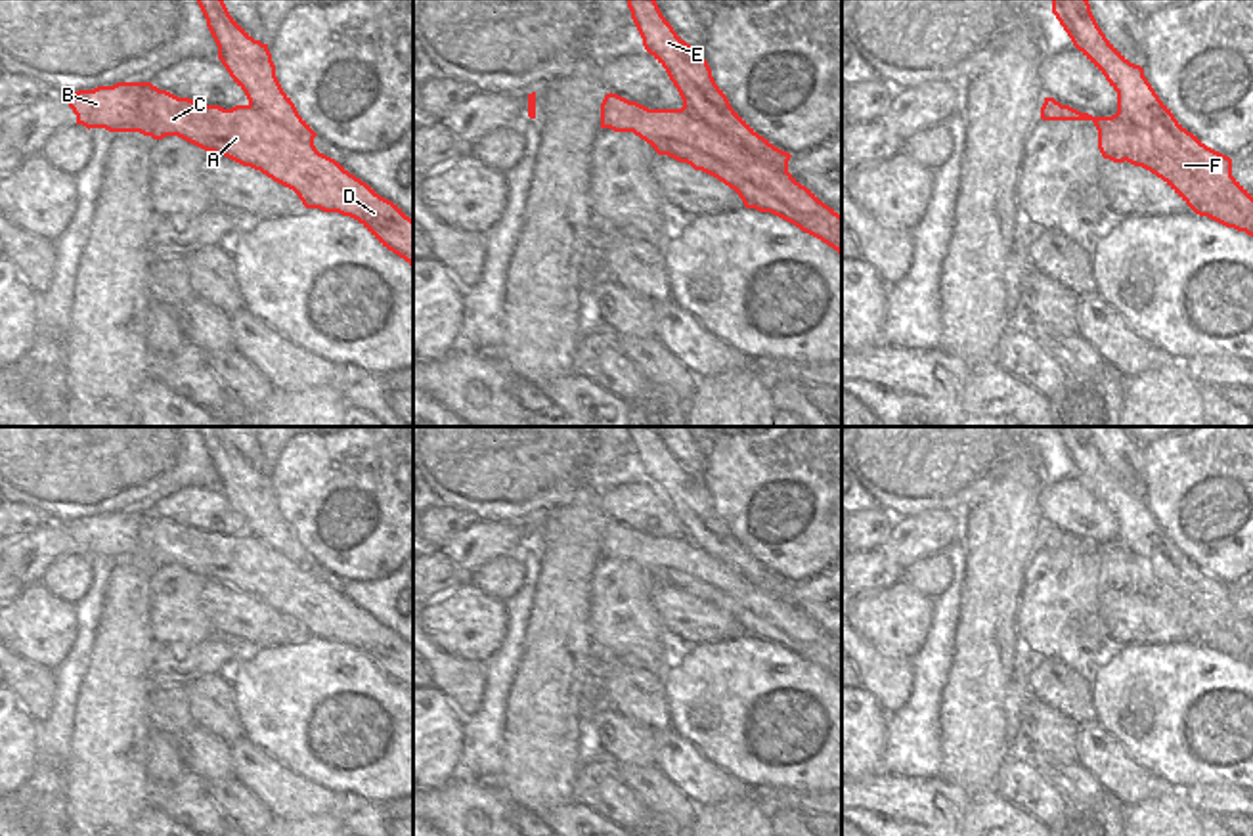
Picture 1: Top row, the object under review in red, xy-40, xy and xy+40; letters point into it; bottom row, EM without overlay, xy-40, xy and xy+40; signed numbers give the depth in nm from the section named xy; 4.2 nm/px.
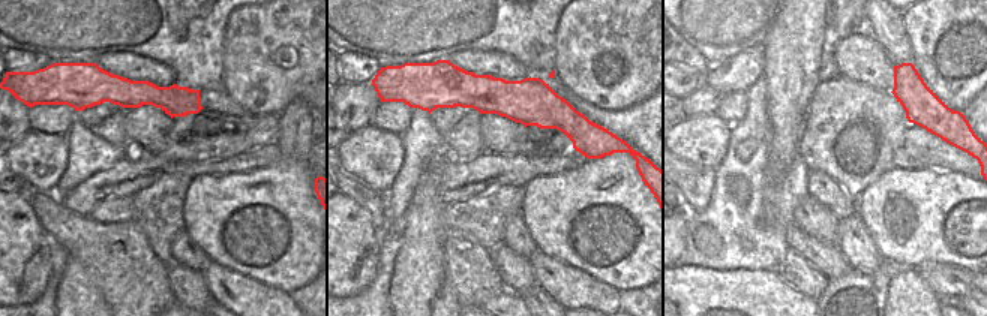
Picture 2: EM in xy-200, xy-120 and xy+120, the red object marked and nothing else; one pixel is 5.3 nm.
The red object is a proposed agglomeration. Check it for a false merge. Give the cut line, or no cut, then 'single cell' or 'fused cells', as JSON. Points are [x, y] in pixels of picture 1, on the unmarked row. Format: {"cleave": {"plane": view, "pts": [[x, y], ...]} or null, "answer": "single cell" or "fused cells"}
{"cleave": {"plane": "xy", "pts": [[681, 536], [722, 559], [747, 584]]}, "answer": "fused cells"}

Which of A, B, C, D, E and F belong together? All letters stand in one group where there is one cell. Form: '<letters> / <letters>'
A B C / D E F

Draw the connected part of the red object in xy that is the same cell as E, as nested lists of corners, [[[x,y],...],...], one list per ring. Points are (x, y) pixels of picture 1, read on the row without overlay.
[[[626,427],[645,478],[666,497],[683,538],[729,564],[746,585],[733,591],[698,587],[692,597],[729,614],[746,637],[771,641],[842,683],[842,645],[790,601],[790,582],[759,564],[715,513],[700,476],[687,473],[654,427]]]

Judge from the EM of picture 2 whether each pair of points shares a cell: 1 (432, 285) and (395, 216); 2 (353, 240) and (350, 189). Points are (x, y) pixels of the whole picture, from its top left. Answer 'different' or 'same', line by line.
1: different
2: different

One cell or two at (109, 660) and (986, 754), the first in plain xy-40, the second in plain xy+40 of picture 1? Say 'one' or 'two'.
one

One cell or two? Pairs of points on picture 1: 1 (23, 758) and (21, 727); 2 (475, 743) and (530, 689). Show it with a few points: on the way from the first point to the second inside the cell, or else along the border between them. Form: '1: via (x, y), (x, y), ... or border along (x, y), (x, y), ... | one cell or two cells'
1: via (21, 750), (21, 735) | one cell
2: border along (515, 672), (505, 704), (504, 762) | two cells

